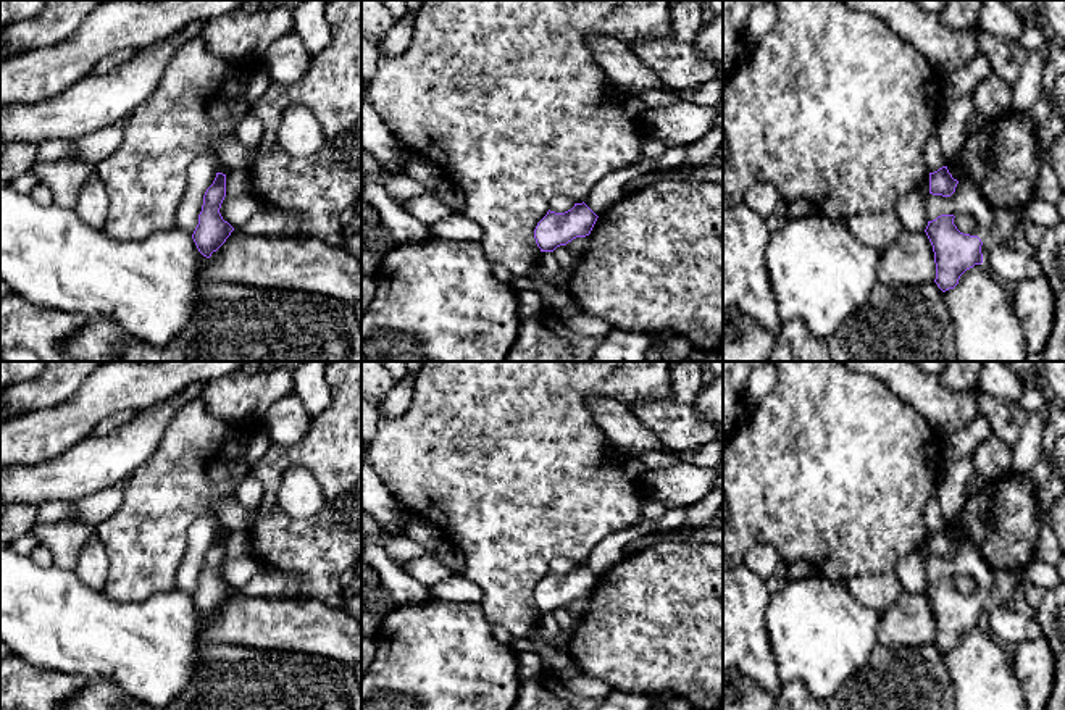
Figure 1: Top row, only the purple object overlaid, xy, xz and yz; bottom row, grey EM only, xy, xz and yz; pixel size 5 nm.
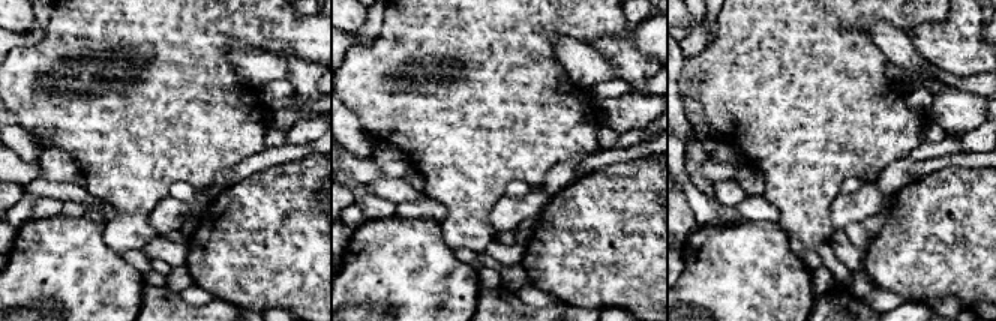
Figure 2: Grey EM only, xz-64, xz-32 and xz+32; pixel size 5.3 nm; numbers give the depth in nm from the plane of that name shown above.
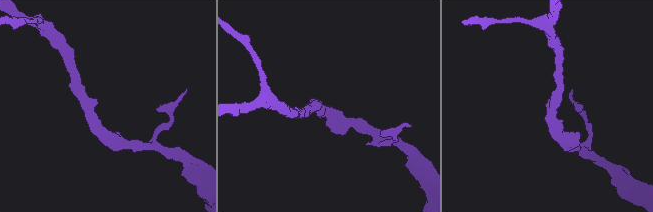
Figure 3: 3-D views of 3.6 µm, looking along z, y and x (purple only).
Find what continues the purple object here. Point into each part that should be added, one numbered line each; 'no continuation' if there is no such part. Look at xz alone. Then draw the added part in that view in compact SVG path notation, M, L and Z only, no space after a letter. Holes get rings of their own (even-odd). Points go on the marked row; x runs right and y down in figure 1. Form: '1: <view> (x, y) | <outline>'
no continuation

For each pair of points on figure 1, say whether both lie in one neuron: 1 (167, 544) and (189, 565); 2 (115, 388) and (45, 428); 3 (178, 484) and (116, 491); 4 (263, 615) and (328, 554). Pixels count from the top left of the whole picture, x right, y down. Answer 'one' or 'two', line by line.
1: two
2: one
3: two
4: two

